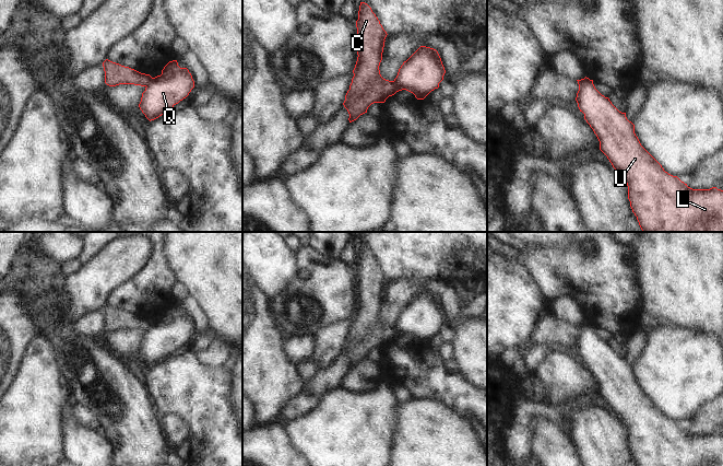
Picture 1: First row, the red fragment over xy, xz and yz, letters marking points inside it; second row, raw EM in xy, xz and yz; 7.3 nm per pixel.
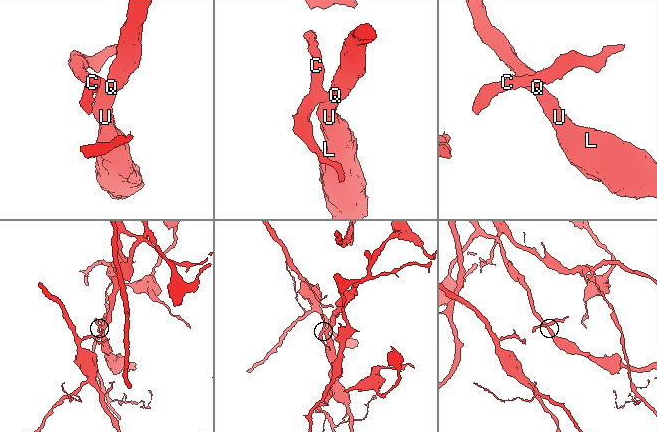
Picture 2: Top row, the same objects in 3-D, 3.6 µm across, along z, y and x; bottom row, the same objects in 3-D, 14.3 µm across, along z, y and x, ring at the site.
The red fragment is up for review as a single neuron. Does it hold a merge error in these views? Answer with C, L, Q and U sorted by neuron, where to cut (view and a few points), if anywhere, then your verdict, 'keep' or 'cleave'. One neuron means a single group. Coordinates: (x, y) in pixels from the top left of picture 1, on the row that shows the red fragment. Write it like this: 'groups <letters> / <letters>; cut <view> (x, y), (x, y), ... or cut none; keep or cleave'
groups C / L Q U; cut xz (392, 81), (395, 92); cleave

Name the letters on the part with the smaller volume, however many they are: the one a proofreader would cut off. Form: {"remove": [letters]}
{"remove": ["C"]}

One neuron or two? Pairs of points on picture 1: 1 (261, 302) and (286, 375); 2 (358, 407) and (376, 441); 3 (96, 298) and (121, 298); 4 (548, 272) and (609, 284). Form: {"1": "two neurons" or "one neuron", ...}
{"1": "one neuron", "2": "one neuron", "3": "two neurons", "4": "one neuron"}

